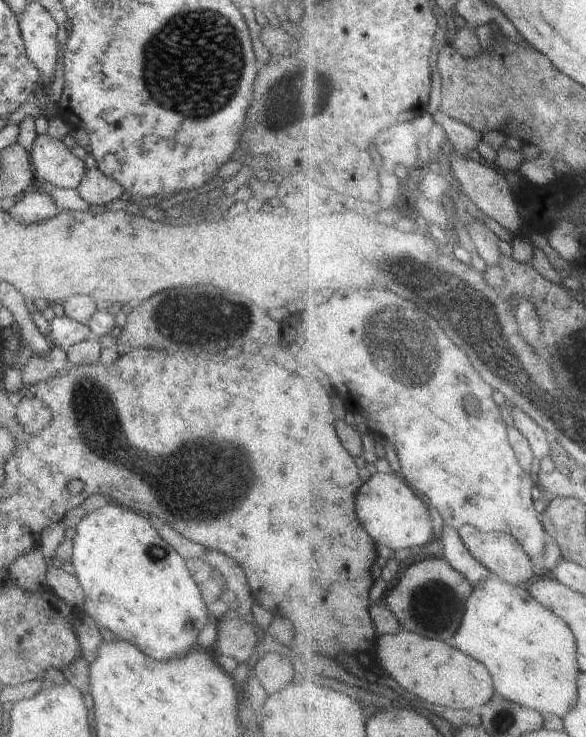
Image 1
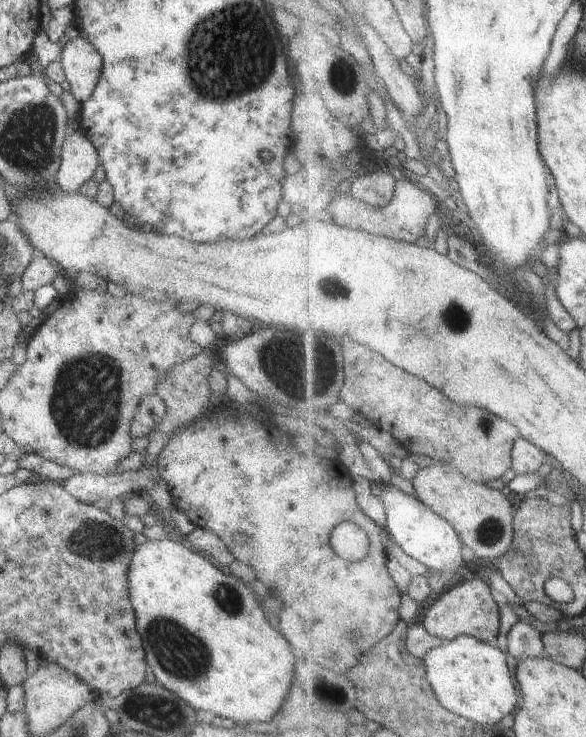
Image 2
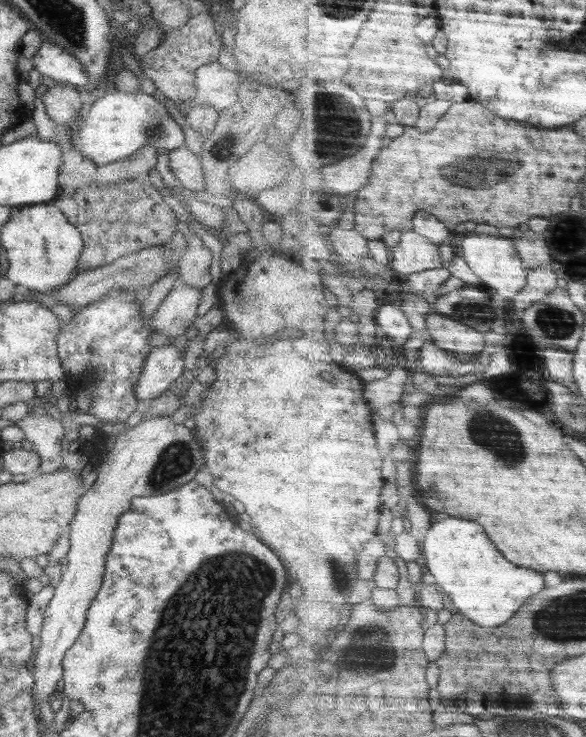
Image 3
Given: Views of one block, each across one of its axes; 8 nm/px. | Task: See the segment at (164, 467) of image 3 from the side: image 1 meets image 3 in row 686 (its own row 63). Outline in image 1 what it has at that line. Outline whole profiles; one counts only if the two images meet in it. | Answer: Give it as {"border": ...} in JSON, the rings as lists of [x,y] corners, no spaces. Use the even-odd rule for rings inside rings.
{"border":[[[30,3],[18,18],[22,41],[28,58],[40,72],[45,87],[55,80],[55,68],[60,56],[58,26],[42,4]]]}

